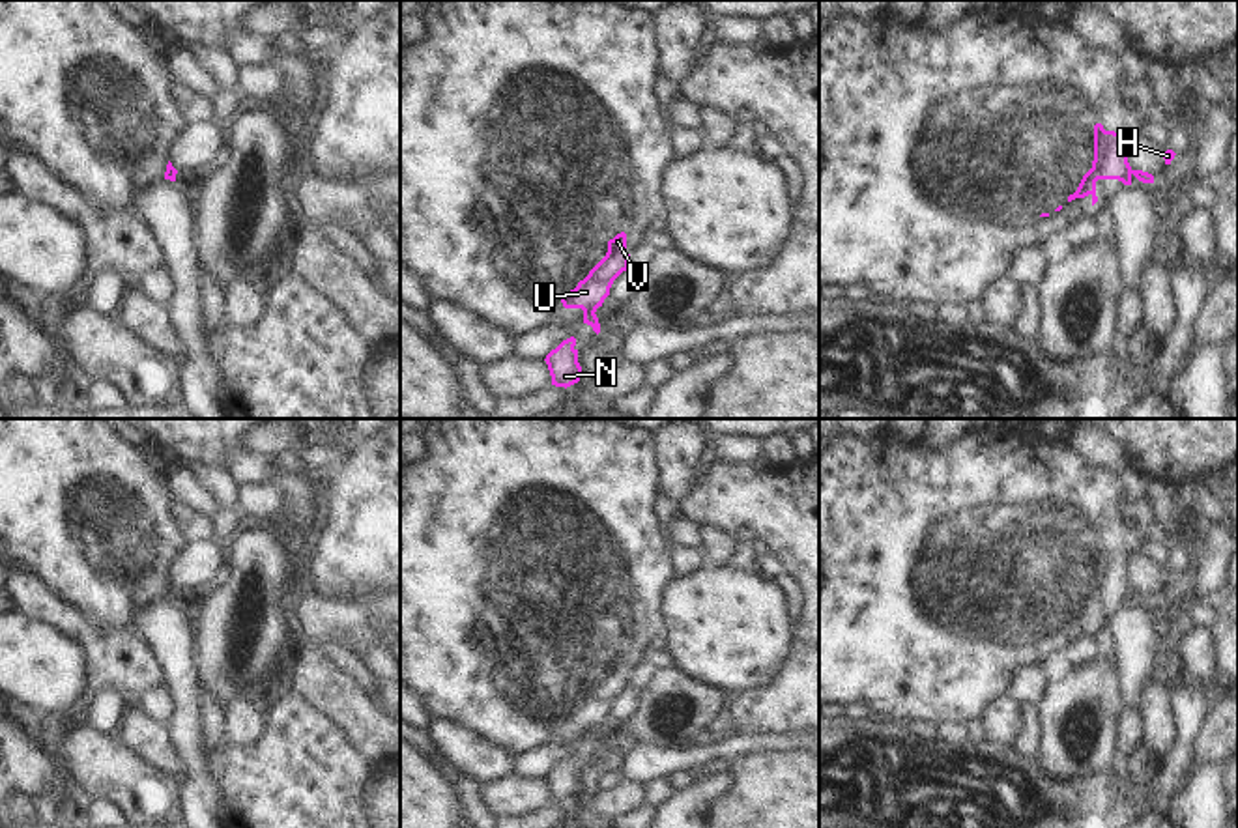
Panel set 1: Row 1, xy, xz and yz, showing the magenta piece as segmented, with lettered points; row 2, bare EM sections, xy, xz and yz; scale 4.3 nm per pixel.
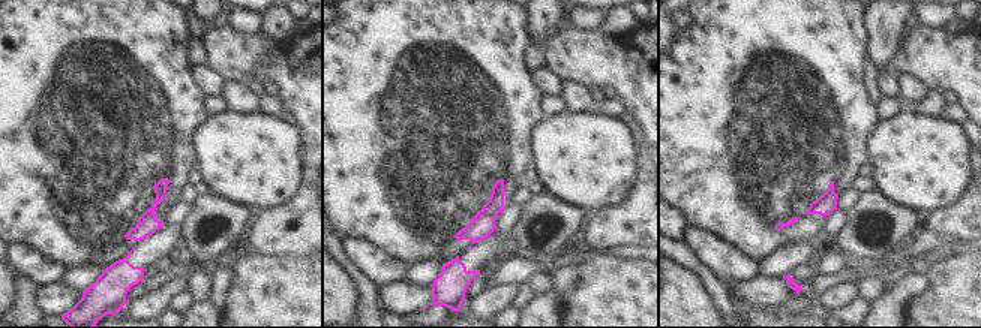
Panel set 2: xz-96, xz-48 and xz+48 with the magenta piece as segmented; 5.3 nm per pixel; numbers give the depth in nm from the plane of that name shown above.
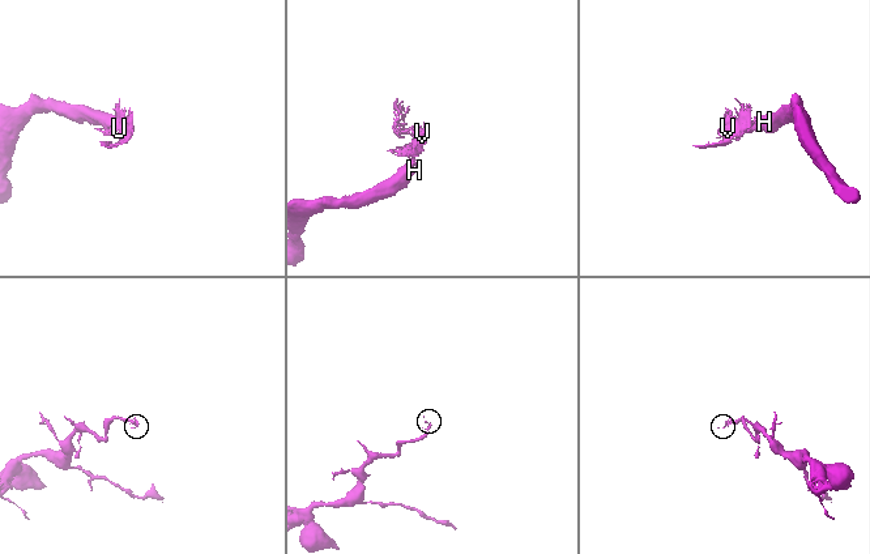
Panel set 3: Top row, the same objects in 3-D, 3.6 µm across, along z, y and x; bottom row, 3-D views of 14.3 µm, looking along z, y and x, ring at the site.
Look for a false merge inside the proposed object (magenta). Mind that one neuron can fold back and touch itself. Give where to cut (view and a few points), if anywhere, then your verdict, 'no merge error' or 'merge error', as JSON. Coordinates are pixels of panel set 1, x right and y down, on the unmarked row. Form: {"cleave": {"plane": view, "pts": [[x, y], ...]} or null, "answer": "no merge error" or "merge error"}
{"cleave": {"plane": "xz", "pts": [[593, 731], [584, 737]]}, "answer": "merge error"}

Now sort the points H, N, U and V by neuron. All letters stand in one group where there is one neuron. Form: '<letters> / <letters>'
H N / U V

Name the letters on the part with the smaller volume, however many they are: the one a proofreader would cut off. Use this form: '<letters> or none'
U, V

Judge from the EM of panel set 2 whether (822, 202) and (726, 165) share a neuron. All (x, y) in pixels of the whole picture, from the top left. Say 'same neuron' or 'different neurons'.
same neuron

